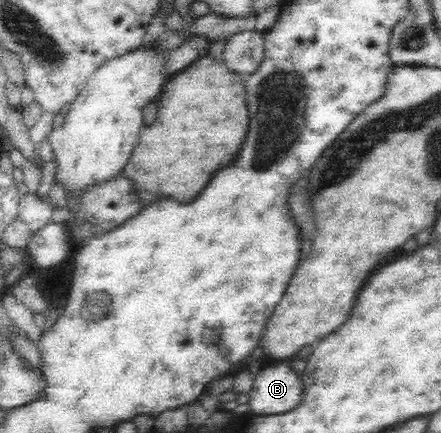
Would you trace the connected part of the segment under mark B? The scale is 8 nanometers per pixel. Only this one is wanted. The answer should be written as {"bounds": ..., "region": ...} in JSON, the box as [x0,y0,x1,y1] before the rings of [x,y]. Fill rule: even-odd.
{"bounds":[249,362,301,417],"region":[[[289,362],[260,369],[249,392],[249,412],[267,417],[291,410],[301,401],[301,383],[301,374]]]}

